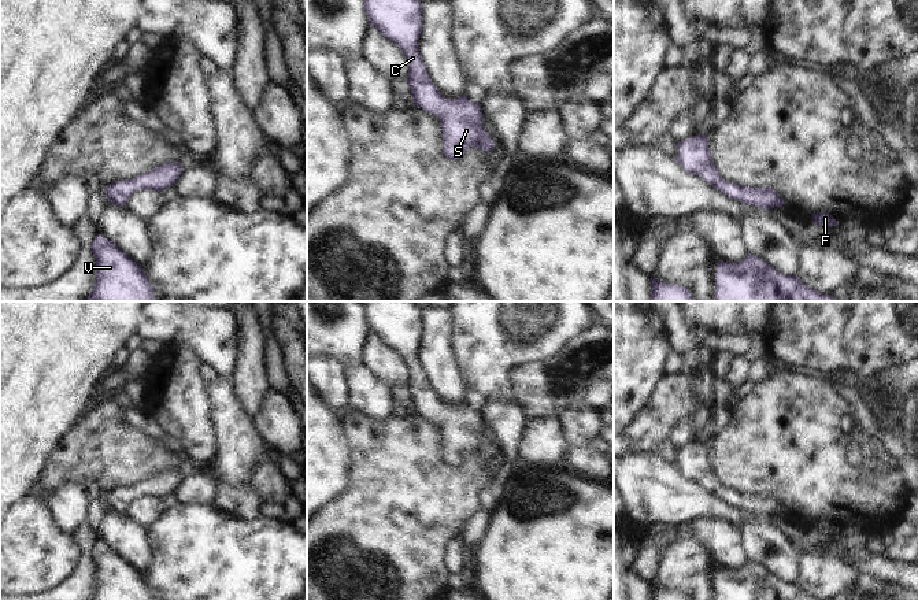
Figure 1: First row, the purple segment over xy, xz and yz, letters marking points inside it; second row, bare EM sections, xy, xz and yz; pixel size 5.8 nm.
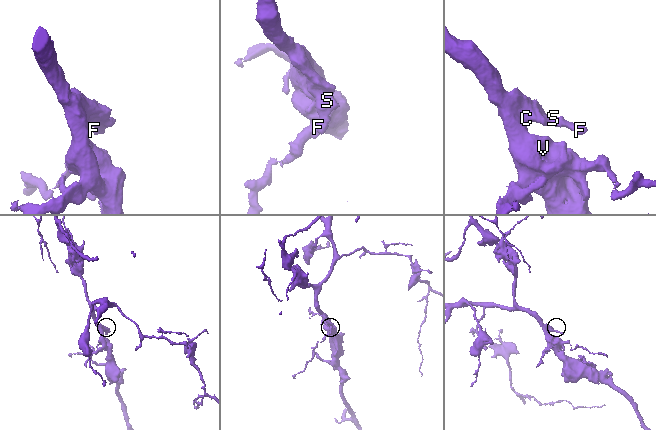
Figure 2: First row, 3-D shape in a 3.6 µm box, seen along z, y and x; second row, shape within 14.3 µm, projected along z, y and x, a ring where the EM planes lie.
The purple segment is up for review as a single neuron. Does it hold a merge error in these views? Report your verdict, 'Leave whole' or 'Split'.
Leave whole.

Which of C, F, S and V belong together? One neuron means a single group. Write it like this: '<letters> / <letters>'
C F S V

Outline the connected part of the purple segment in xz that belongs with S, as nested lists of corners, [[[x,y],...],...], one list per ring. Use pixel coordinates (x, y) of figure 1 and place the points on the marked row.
[[[363,0],[370,26],[397,44],[408,60],[408,85],[414,105],[436,114],[443,130],[443,155],[459,160],[470,147],[491,152],[495,147],[482,127],[482,108],[464,95],[445,99],[429,78],[419,55],[422,5],[419,0]]]

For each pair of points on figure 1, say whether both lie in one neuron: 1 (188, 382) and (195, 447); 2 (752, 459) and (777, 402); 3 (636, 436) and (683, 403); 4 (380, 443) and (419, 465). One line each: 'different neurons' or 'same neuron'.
1: same neuron
2: same neuron
3: same neuron
4: same neuron

